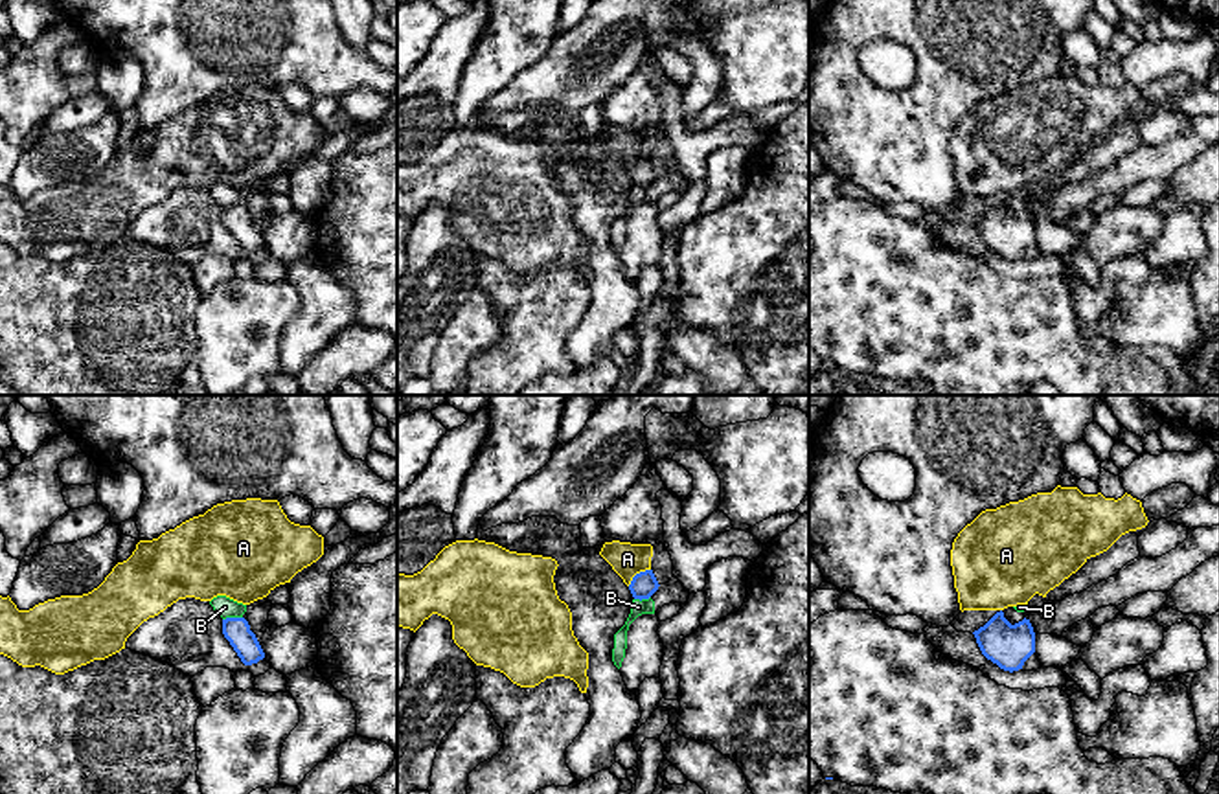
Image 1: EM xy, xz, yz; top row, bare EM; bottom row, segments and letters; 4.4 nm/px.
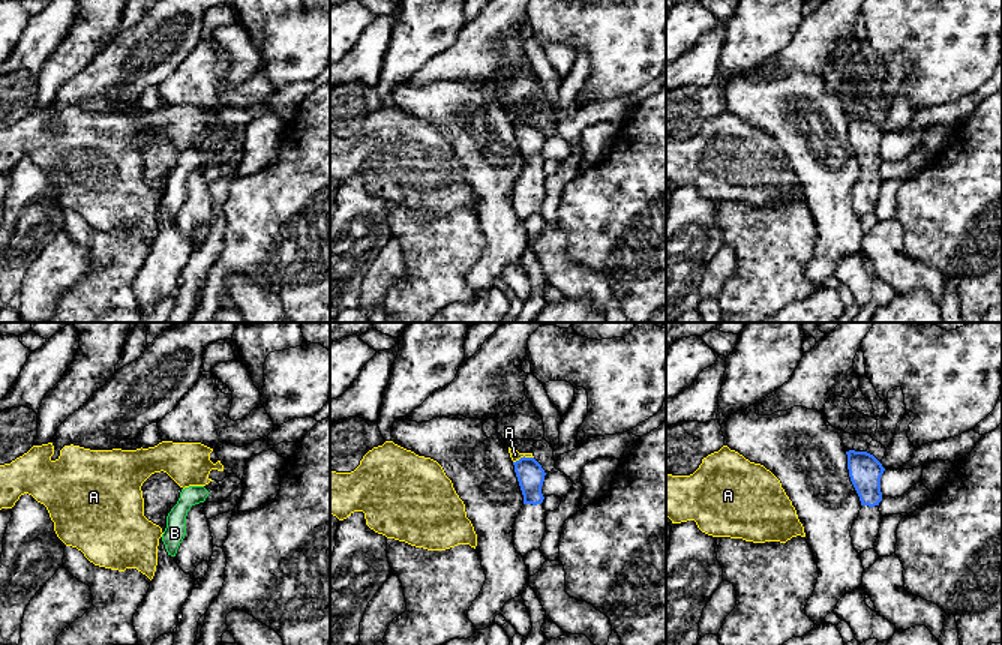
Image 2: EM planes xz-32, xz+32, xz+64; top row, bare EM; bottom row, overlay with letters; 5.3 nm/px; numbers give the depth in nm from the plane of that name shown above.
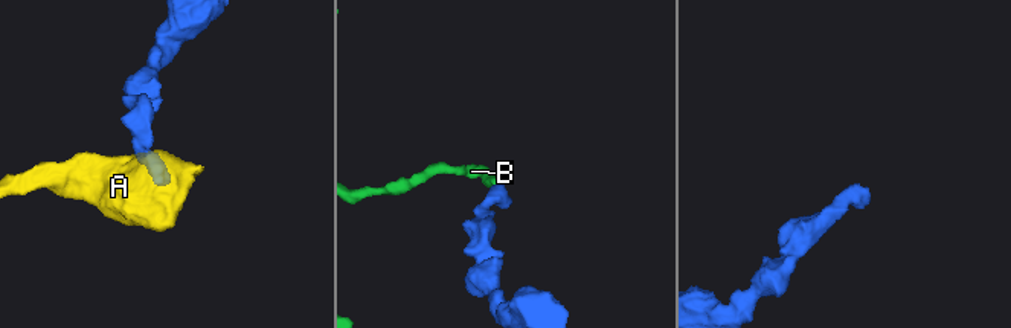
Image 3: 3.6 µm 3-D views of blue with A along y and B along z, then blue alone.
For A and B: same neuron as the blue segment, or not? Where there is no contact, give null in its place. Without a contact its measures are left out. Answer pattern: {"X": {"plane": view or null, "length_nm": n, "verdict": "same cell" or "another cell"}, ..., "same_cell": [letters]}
{"A": {"plane": "xz", "length_nm": 130, "verdict": "another cell"}, "B": {"plane": "xy", "length_nm": 90, "verdict": "another cell"}, "same_cell": []}

